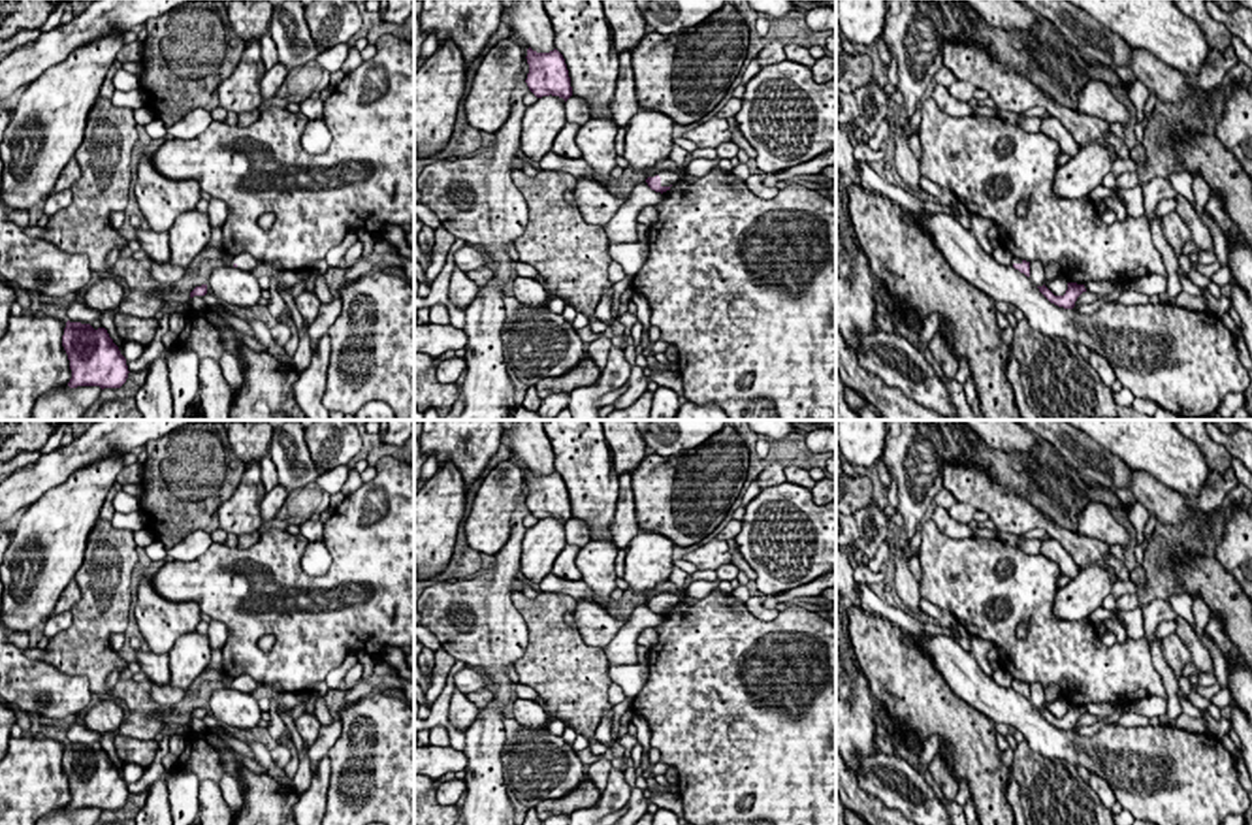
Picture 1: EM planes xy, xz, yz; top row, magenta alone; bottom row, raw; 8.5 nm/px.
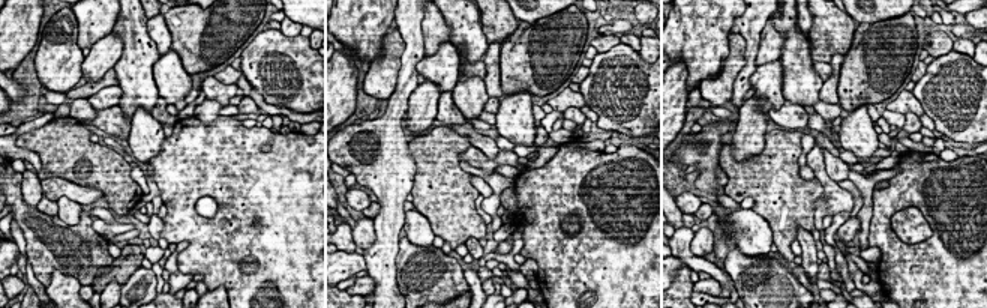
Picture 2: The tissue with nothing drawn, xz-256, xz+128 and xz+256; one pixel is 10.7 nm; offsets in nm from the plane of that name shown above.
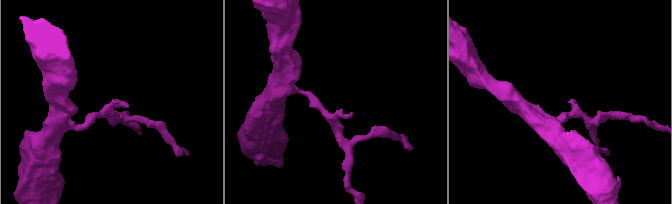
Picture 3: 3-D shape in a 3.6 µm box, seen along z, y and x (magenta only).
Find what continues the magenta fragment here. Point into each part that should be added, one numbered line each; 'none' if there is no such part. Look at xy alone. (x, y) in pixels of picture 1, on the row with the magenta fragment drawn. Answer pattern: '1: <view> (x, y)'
1: xy (243, 260)

